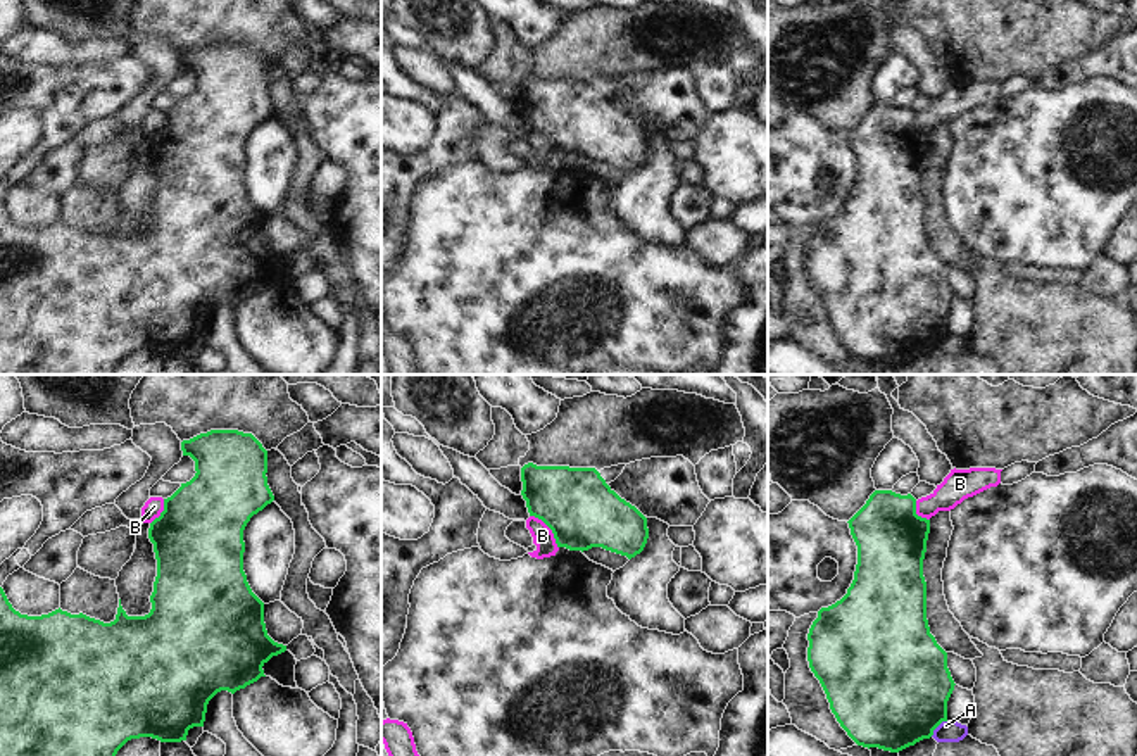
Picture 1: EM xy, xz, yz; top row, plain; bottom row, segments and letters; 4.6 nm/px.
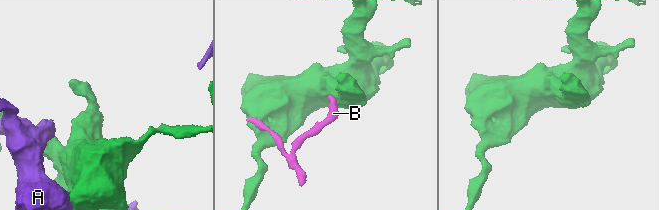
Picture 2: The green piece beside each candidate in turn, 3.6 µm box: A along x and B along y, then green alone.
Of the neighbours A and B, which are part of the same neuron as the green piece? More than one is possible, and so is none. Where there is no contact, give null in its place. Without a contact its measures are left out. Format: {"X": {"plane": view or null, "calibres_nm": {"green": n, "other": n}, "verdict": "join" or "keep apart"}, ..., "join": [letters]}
{"A": {"plane": "yz", "calibres_nm": {"green": 500, "other": 100}, "verdict": "keep apart"}, "B": {"plane": "xz", "calibres_nm": {"green": 340, "other": 100}, "verdict": "keep apart"}, "join": []}

